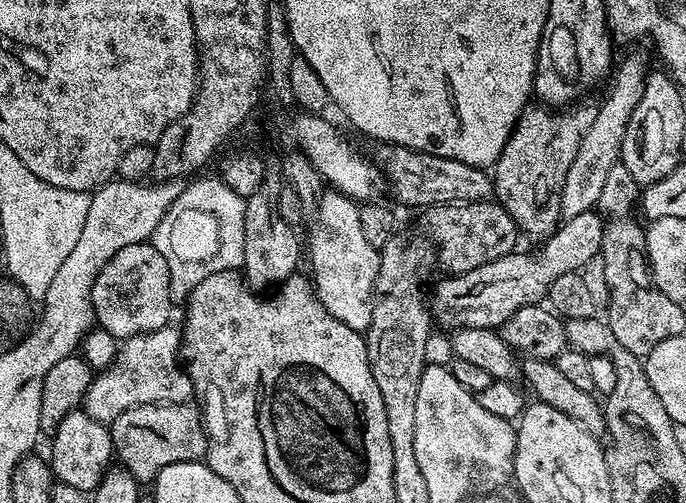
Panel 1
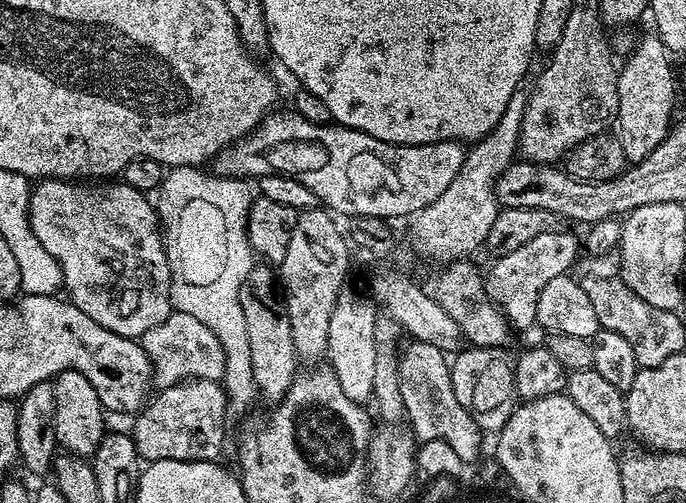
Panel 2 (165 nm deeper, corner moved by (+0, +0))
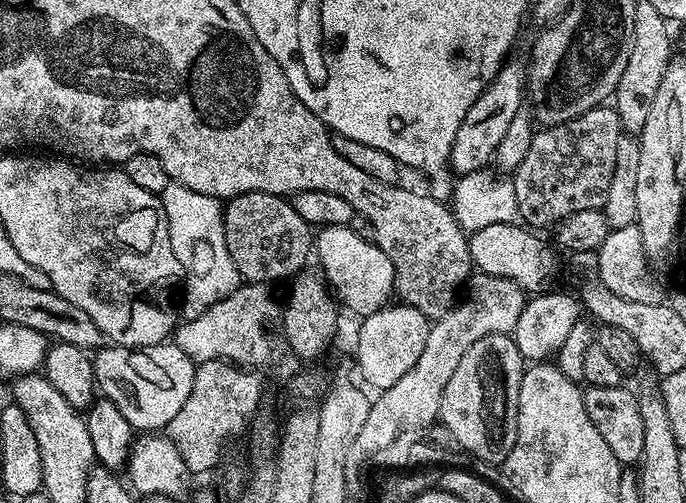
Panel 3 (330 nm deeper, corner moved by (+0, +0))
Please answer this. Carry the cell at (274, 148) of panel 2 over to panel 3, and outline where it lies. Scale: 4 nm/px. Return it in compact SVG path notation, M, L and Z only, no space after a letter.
M515 58L505 60L504 65L498 70L498 74L494 74L494 78L486 86L486 90L482 90L482 94L476 99L474 106L470 106L470 110L466 110L466 118L462 118L462 122L458 126L458 134L454 138L450 161L450 168L456 171L457 177L489 167L496 153L498 142L506 134L510 122L522 110L520 102L523 99L525 101L525 94L525 61L523 59L515 60Z

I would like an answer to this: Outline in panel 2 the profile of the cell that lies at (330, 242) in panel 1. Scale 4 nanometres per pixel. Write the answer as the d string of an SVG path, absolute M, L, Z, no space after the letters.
M351 290L340 293L338 302L334 306L334 314L330 314L330 334L326 353L327 363L336 372L338 382L342 382L342 390L346 390L348 397L357 402L372 400L374 362L376 361L374 330L378 309L367 295L364 296L359 296Z

